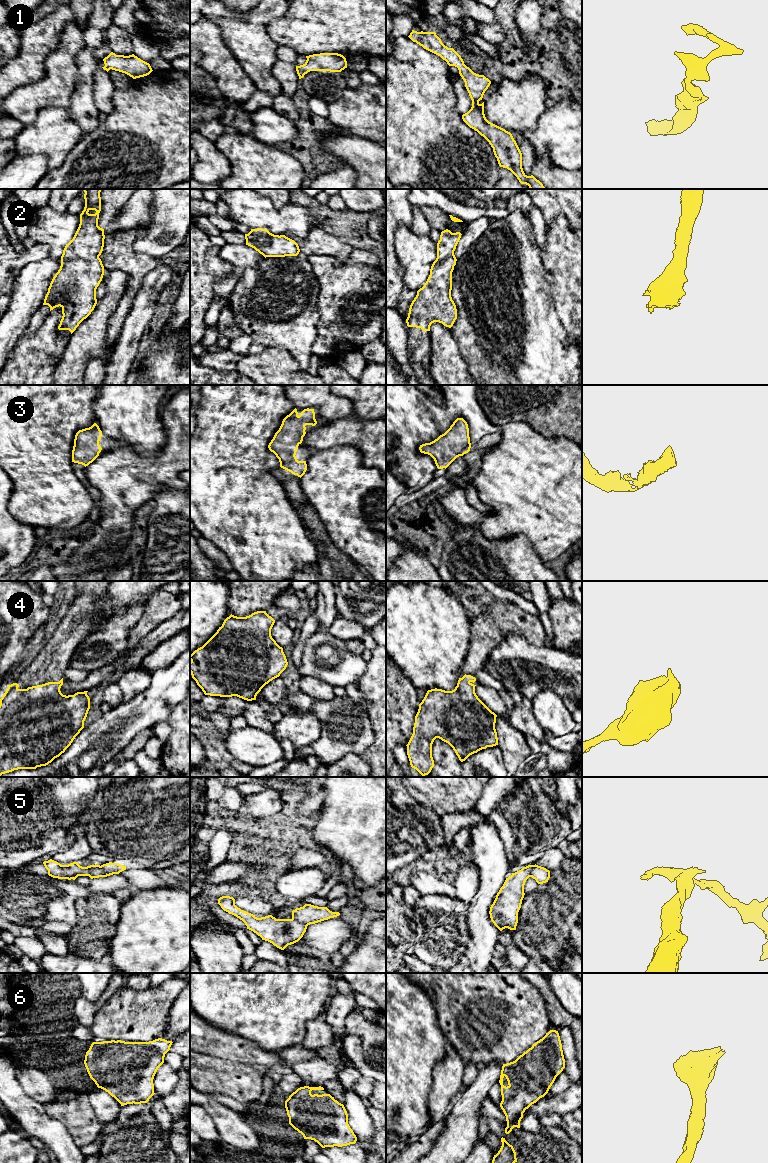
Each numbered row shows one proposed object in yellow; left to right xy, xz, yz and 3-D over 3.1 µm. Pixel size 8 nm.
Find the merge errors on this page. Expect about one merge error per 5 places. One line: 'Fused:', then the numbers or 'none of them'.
Fused: 5

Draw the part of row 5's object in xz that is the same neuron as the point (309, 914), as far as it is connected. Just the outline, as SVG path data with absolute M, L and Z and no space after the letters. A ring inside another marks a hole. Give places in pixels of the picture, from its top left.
M305 904L303 907L292 911L292 919L307 926L339 915L339 912L332 912L327 907L318 907L311 904Z

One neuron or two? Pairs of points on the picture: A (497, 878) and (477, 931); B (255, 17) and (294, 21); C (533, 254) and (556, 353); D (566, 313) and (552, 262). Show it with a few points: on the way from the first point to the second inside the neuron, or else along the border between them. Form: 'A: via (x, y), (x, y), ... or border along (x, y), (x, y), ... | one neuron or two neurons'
A: via (487, 891), (478, 909), (478, 918) | one neuron
B: border along (286, 10), (266, 26), (267, 34), (276, 43) | two neurons
C: via (533, 279), (533, 328) | one neuron
D: via (566, 300), (565, 275) | one neuron

